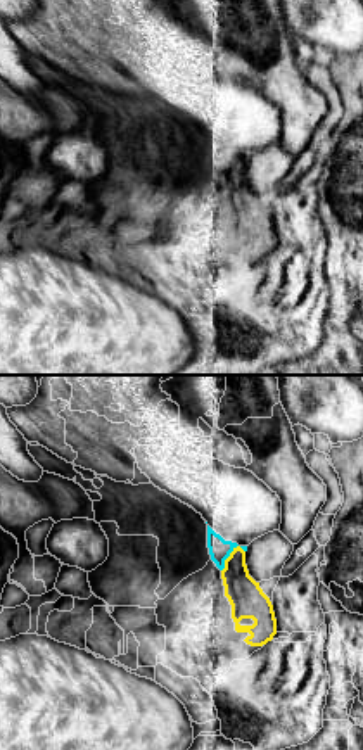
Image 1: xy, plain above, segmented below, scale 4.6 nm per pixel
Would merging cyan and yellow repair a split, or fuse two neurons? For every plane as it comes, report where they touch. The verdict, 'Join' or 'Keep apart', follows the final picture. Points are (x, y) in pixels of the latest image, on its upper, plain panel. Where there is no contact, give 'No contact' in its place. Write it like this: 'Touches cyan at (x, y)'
Touches cyan at (229, 168)

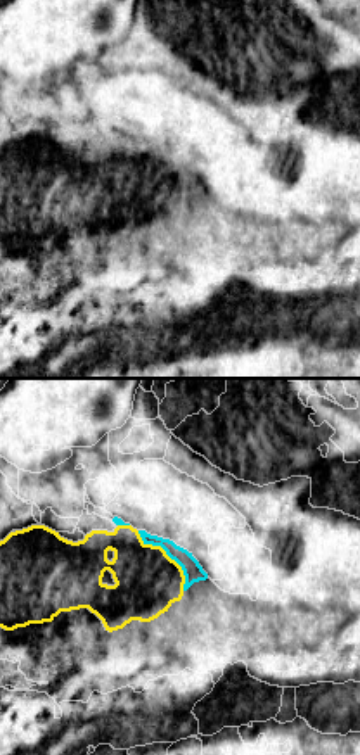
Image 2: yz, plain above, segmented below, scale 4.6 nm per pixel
Touches cyan at (168, 168)

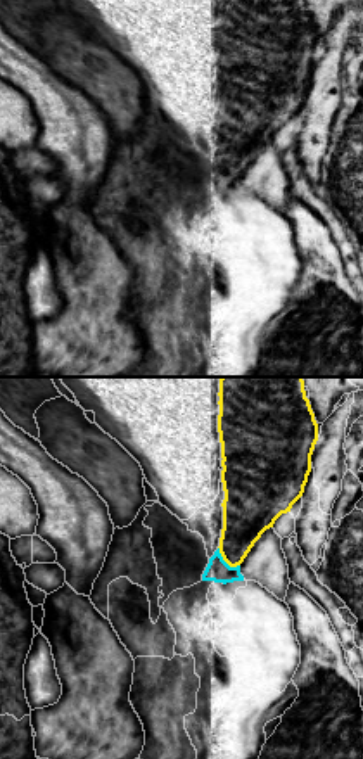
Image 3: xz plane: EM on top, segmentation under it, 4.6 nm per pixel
Touches cyan at (223, 173)

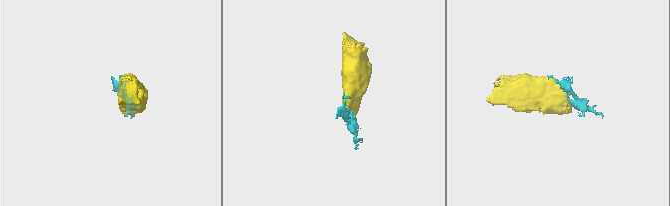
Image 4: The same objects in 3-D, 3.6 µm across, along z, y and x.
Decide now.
Join

